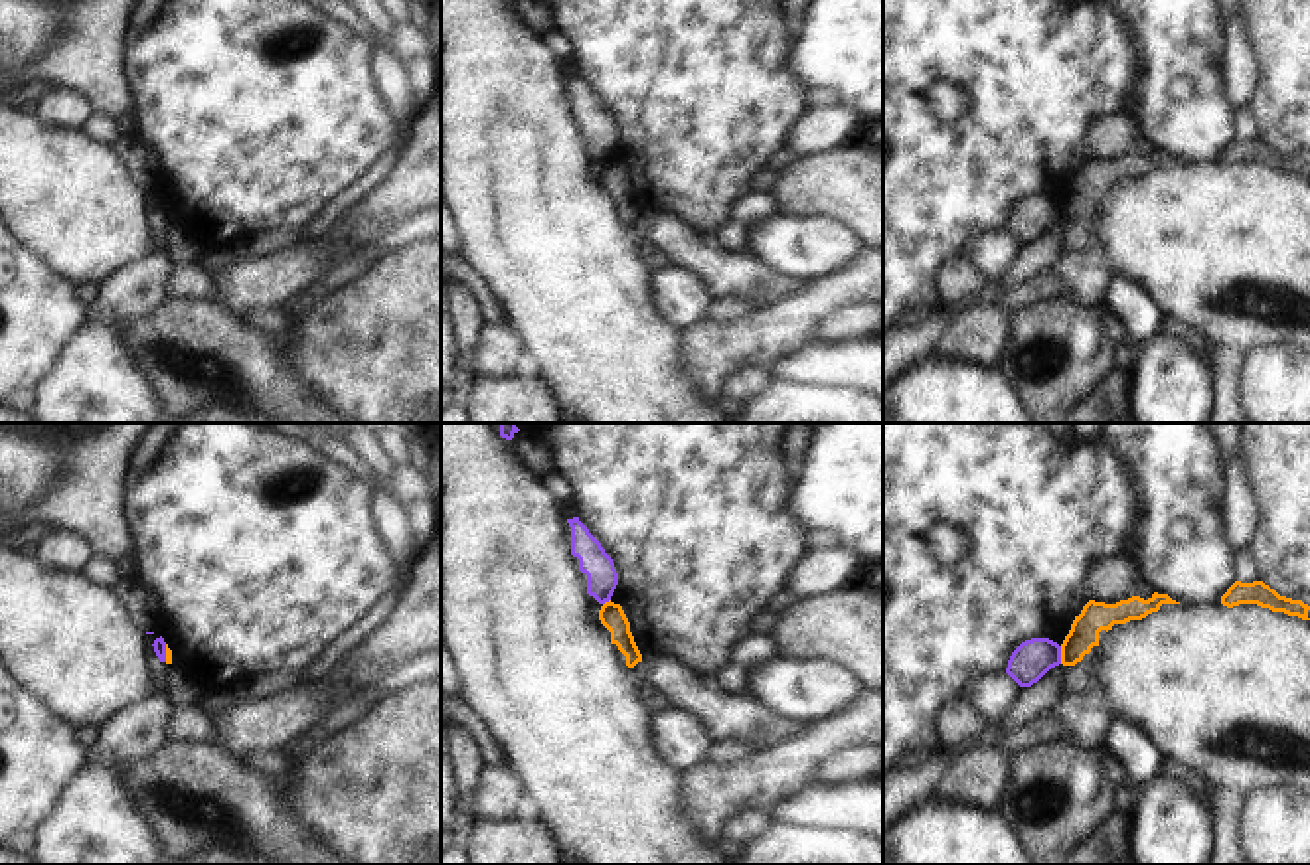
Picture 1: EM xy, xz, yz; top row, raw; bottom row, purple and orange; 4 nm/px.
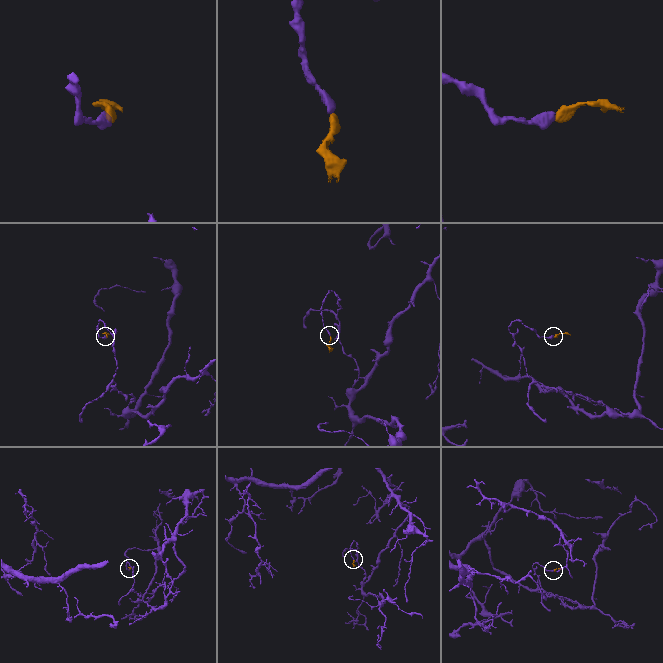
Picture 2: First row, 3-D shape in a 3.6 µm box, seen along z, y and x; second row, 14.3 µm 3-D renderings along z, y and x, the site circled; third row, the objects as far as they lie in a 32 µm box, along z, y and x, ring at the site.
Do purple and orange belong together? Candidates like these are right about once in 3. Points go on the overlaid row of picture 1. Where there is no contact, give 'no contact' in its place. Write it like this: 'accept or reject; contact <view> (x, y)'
reject; contact yz (1060, 654)

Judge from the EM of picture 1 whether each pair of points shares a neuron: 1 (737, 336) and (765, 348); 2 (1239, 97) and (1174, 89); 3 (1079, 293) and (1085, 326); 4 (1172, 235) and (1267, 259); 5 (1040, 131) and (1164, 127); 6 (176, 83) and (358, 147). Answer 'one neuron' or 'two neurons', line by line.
1: one neuron
2: two neurons
3: two neurons
4: one neuron
5: two neurons
6: one neuron

